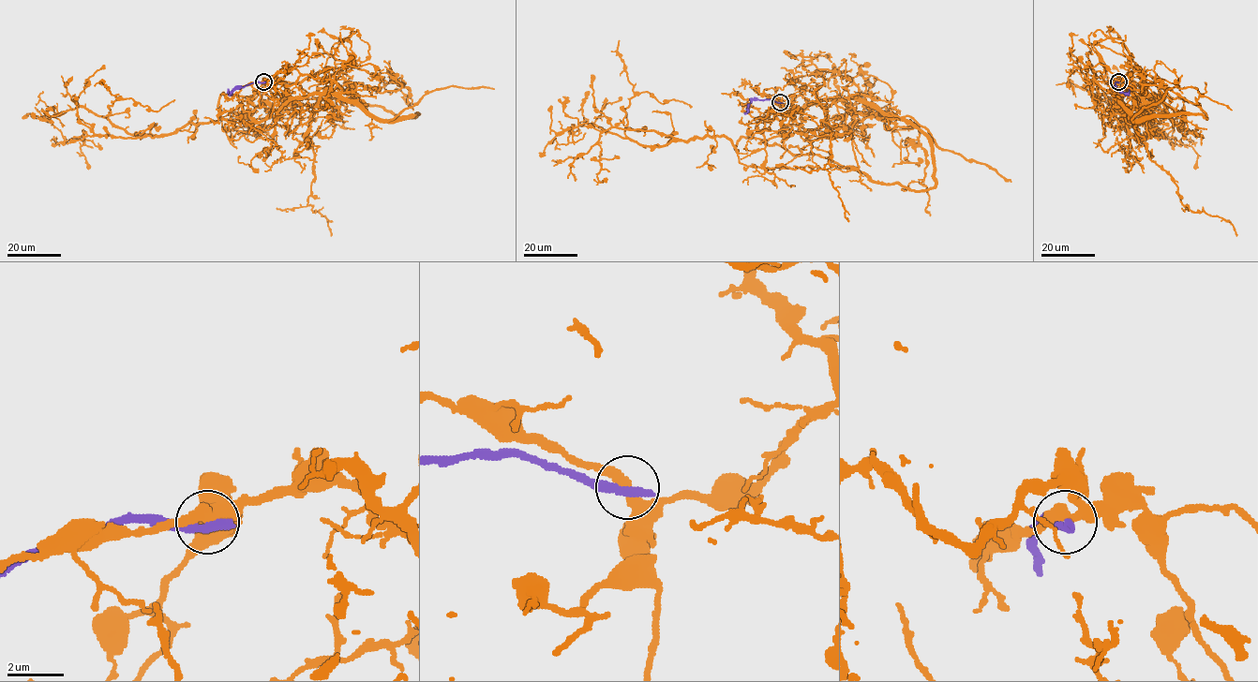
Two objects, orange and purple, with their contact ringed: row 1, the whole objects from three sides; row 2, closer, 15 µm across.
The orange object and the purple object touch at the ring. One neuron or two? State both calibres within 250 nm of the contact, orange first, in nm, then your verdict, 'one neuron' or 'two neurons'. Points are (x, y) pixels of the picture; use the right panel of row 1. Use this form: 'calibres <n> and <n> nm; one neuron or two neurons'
calibres 400 and 320 nm; two neurons

